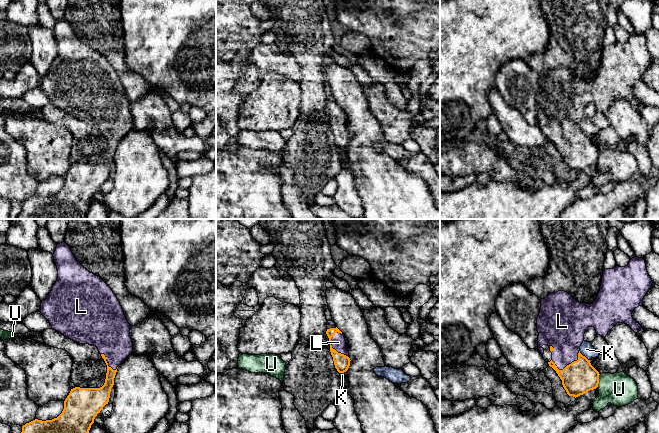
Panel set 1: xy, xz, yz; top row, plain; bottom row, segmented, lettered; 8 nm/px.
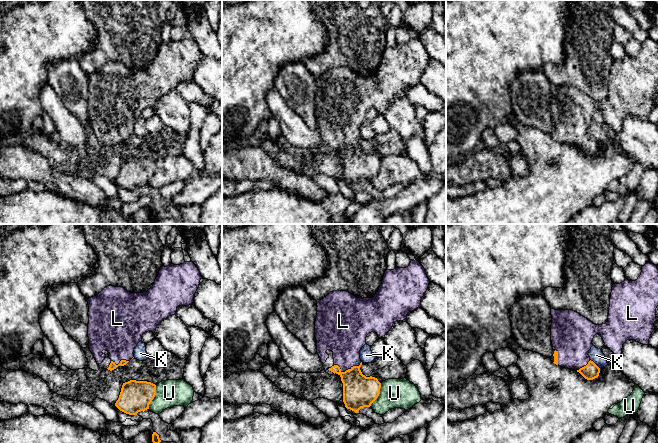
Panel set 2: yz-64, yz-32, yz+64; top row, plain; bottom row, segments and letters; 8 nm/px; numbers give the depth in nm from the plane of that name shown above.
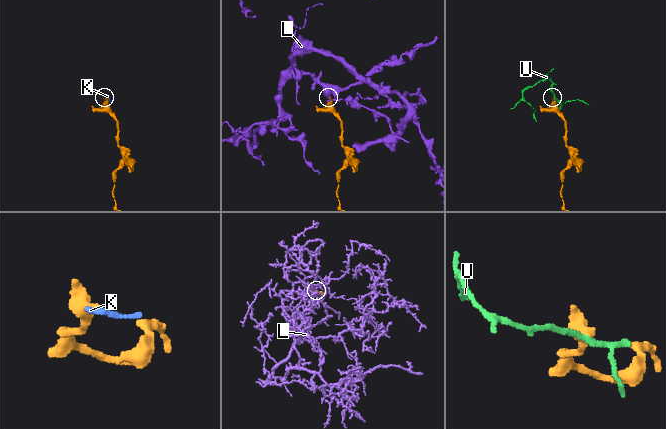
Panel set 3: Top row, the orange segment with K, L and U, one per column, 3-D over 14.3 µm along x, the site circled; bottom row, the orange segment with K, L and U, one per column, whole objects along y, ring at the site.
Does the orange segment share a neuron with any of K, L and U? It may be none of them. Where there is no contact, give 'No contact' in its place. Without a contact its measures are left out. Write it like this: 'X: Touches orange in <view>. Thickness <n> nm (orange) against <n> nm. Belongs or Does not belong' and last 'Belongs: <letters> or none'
K: Touches orange in yz. Thickness 260 nm (orange) against 110 nm. Does not belong
L: Touches orange in xz. Thickness 130 nm (orange) against 120 nm. Belongs
U: Touches orange in yz. Thickness 260 nm (orange) against 260 nm. Does not belong
Belongs: L

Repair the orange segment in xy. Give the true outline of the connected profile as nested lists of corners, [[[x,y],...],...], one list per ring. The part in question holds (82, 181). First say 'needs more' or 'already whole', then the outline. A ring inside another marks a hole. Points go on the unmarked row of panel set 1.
needs more; [[[65,18],[57,21],[53,33],[58,54],[49,72],[42,77],[40,88],[50,98],[52,105],[79,120],[98,124],[107,141],[106,155],[100,164],[71,165],[64,177],[62,189],[52,196],[35,195],[26,199],[22,202],[17,219],[86,219],[95,193],[109,178],[117,143],[133,129],[130,100],[111,64],[100,53],[84,44]]]

